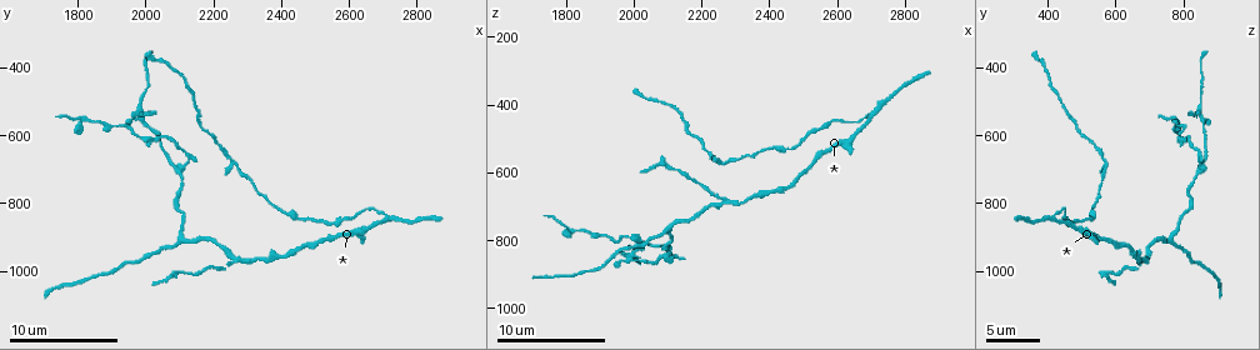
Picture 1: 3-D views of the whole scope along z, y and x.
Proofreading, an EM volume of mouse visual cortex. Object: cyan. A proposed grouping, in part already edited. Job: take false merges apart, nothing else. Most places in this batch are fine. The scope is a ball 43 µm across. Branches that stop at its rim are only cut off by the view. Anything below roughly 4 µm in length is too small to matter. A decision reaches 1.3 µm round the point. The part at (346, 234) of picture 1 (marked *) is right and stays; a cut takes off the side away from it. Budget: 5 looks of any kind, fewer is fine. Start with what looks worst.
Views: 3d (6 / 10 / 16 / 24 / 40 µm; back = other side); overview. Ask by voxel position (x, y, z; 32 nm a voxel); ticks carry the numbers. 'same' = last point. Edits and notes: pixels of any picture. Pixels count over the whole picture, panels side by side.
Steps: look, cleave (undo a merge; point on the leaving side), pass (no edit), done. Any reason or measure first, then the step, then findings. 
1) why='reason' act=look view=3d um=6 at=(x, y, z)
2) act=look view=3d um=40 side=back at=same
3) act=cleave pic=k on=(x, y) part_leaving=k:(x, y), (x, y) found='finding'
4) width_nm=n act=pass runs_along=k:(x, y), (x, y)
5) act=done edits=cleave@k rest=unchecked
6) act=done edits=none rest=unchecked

act=look view=3d um=10 at=(2720, 840, 410)

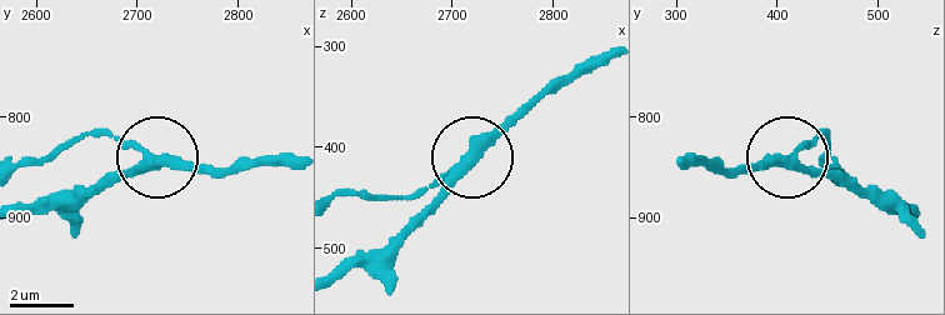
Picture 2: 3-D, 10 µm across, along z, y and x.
act=pass found='continuous, no second neuron'

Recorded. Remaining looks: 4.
why='a fork' act=look view=3d um=10 at=(2100, 690, 860)

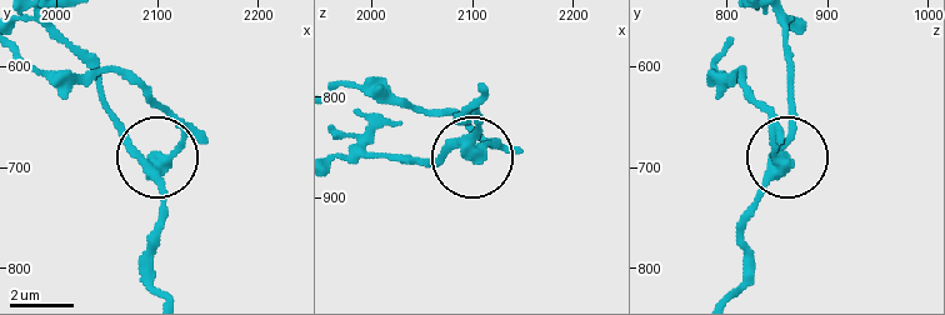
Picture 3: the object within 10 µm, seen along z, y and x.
act=cleave pic=3 on=(183, 135) found='a second neuron is stuck on'

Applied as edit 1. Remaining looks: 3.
why='redraw' act=look view=overview

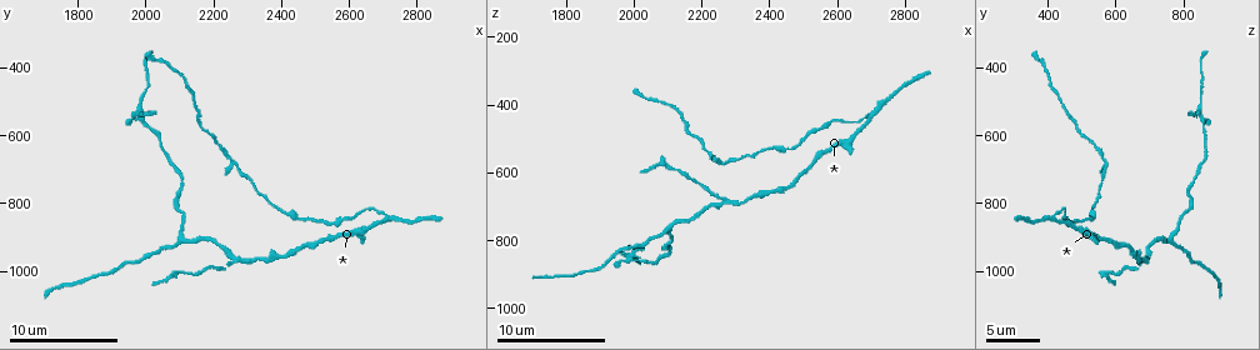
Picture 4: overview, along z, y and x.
why='three arms meet' act=look view=3d um=10 at=(2100, 910, 770)

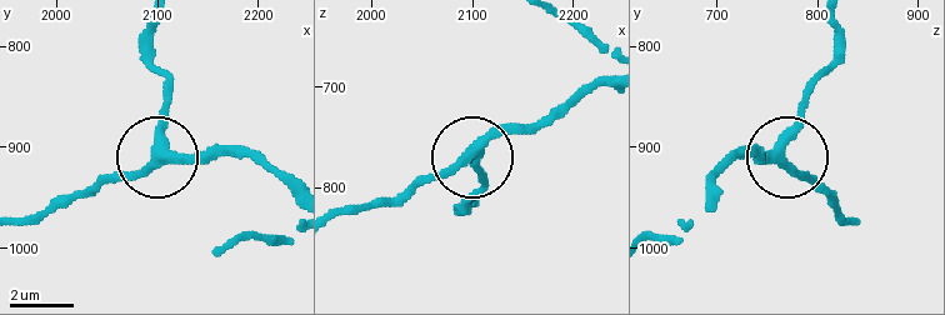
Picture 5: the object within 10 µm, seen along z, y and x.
act=pass runs_along=5:(290, 194), (258, 164), (225, 153), (169, 153), (99, 190) found='continuous, no second neuron'

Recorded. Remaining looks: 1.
act=done edits=cleave@3 rest=unchecked

